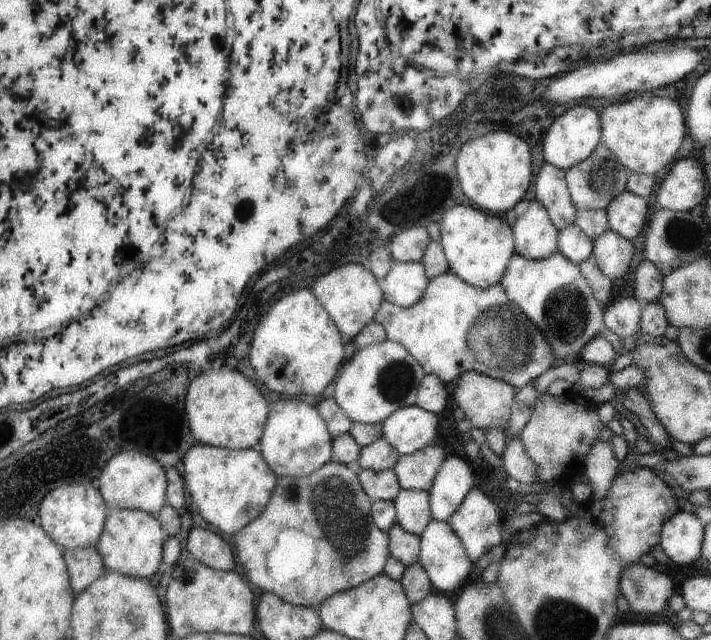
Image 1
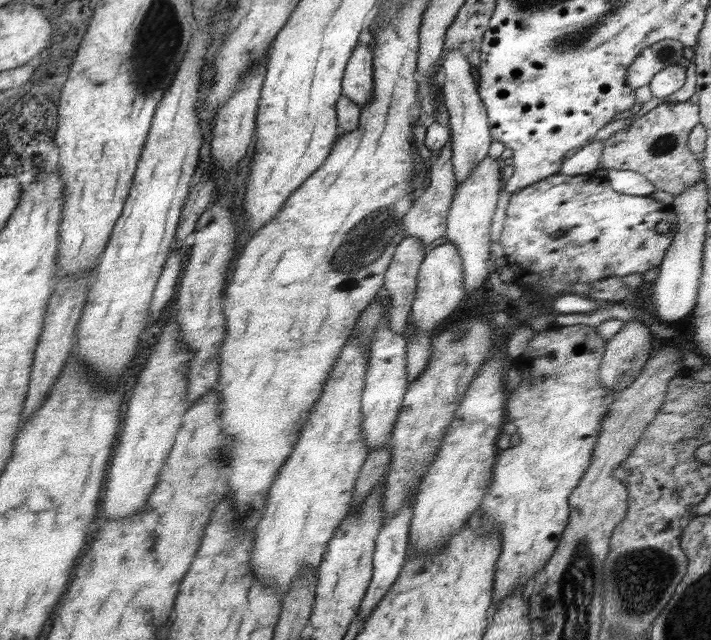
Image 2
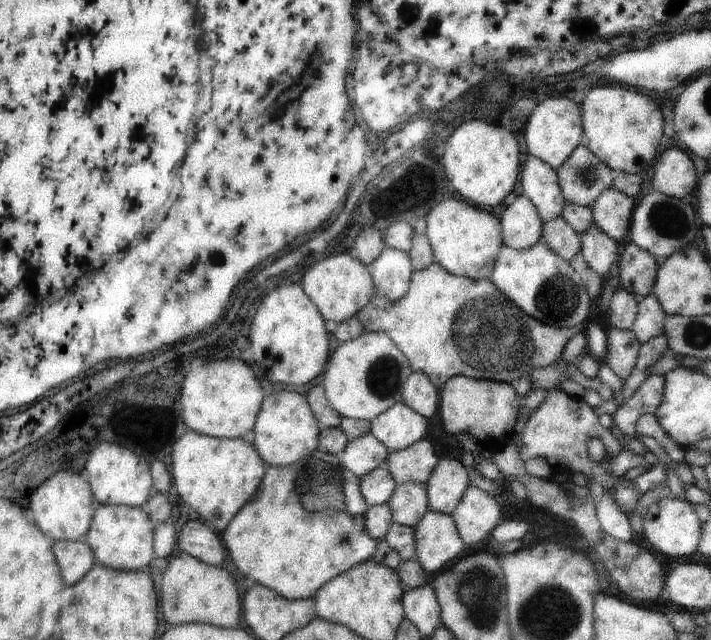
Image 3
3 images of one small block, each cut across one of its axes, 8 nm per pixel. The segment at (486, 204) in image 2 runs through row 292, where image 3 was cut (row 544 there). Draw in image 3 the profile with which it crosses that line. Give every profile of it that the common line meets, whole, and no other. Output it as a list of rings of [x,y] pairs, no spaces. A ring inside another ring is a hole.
[[[470,487],[451,514],[466,544],[474,544],[488,538],[489,532],[502,522],[498,502],[477,487]]]

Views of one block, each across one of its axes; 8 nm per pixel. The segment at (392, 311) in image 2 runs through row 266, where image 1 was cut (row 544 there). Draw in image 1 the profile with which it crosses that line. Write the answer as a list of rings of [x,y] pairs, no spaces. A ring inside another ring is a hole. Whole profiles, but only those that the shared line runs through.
[[[394,524],[389,533],[389,551],[391,556],[397,558],[405,567],[416,564],[420,560],[421,537]]]

